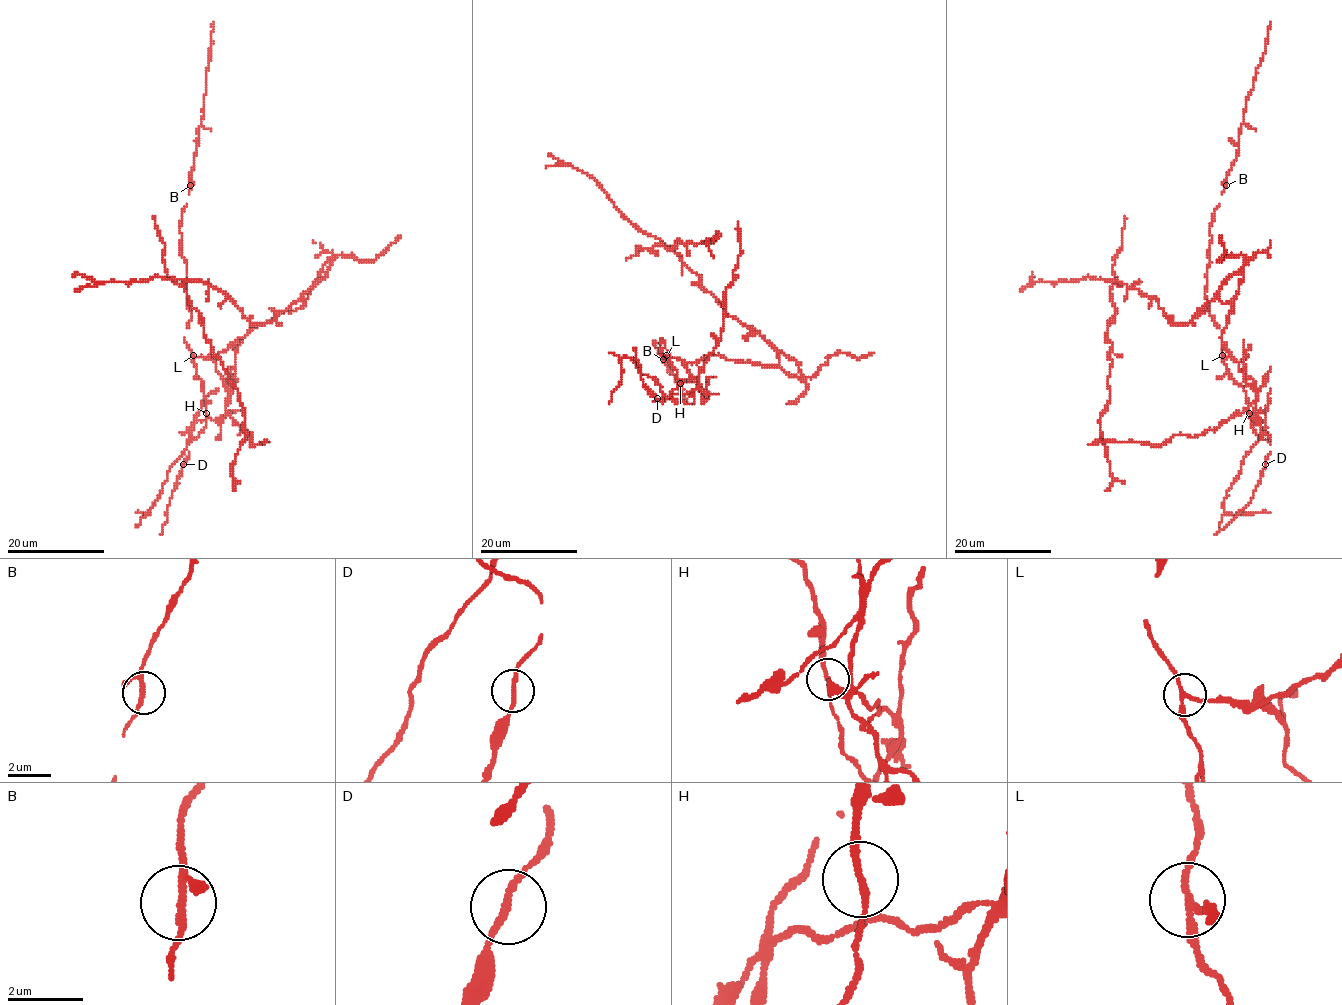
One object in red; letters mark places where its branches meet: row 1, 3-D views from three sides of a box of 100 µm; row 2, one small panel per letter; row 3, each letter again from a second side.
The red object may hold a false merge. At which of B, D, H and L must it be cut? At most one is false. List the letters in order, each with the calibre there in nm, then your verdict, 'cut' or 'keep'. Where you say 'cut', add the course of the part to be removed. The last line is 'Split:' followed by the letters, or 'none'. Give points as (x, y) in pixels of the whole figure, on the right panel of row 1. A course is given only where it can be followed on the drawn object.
B: calibre 170 nm; keep
D: calibre 180 nm; keep
H: calibre 180 nm; keep
L: calibre 180 nm; cut; course (1222, 355), (1232, 309), (1216, 297), (1191, 322), (1172, 323), (1153, 297), (1119, 281), (1034, 277)
Split: L

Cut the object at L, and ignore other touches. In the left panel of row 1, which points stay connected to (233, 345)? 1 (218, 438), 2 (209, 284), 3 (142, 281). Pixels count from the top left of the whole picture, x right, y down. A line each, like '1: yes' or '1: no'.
1: yes
2: yes
3: yes

